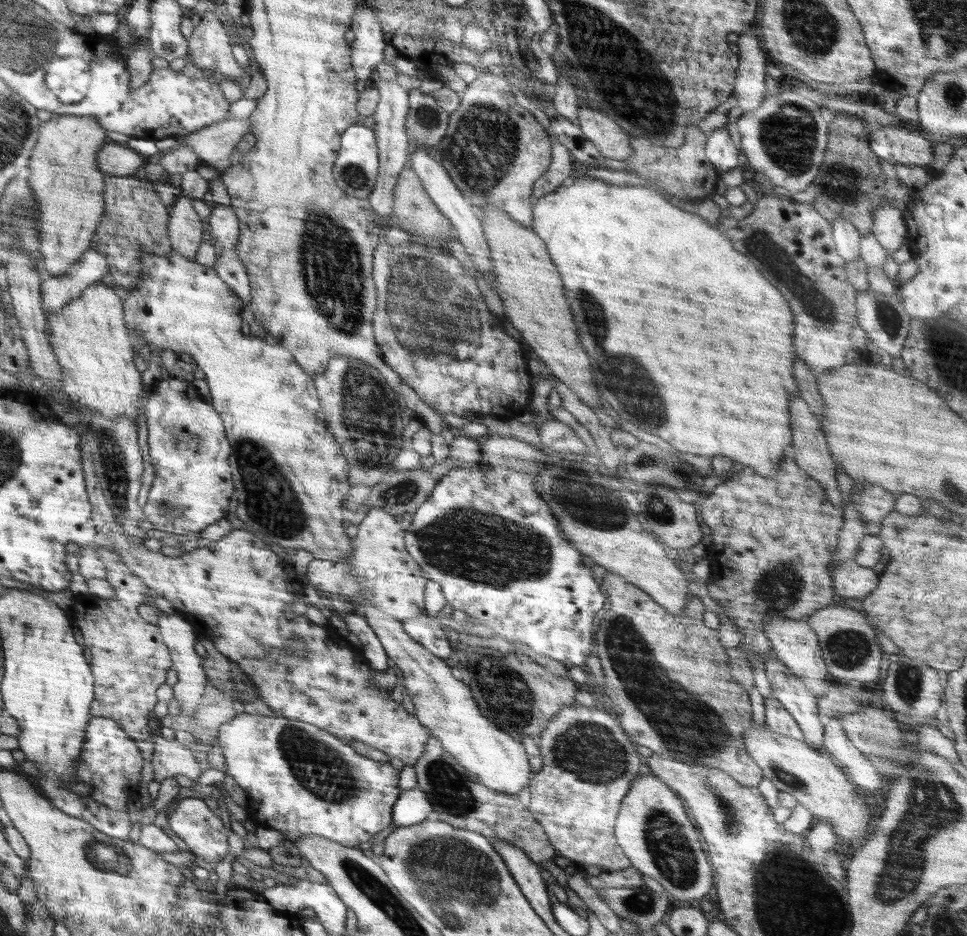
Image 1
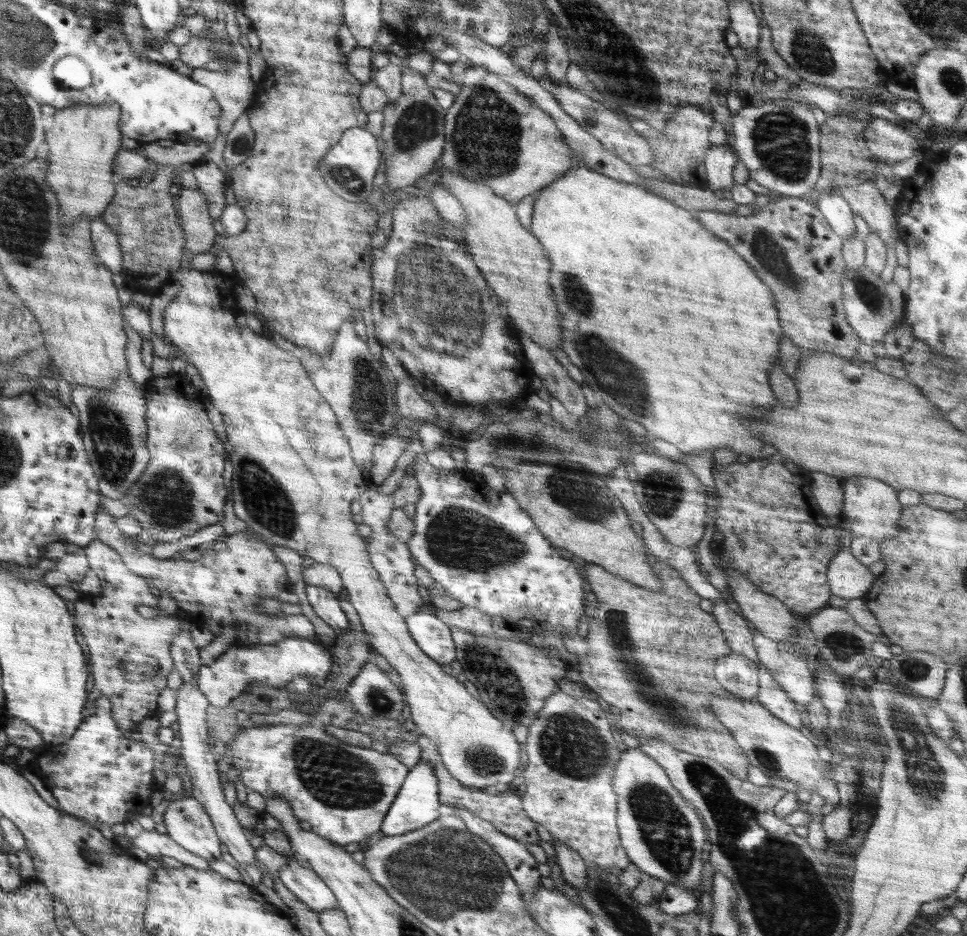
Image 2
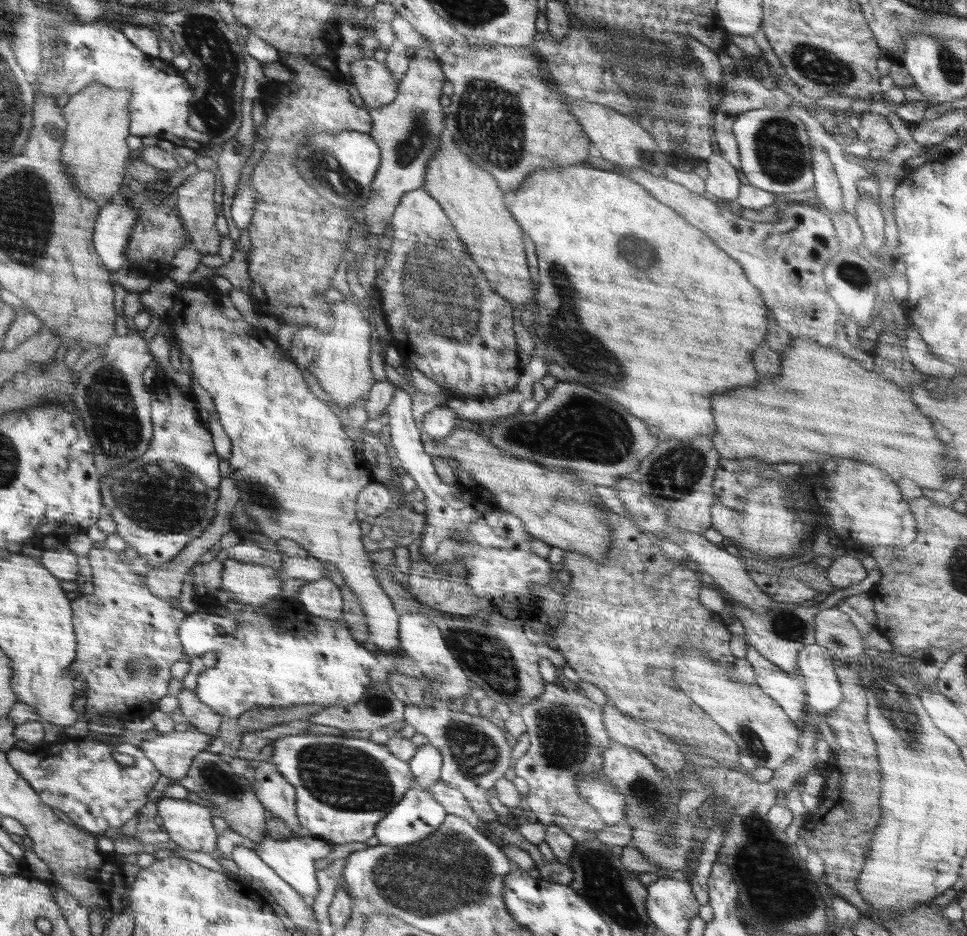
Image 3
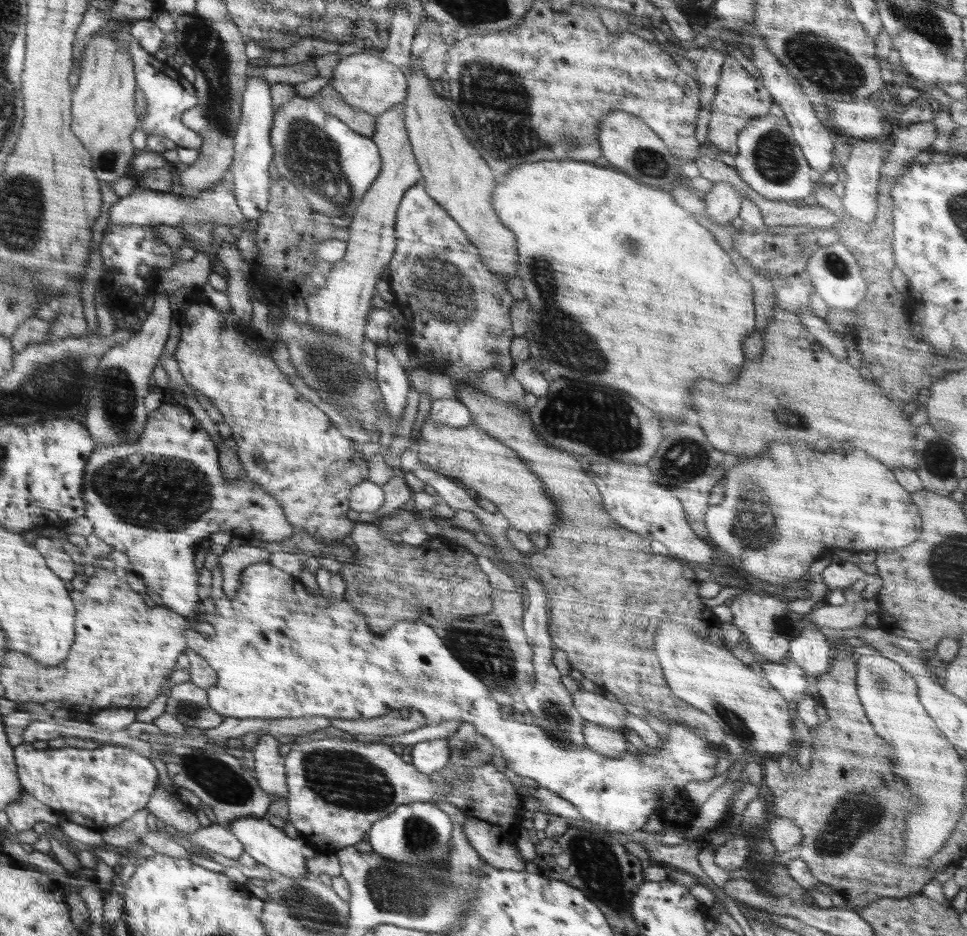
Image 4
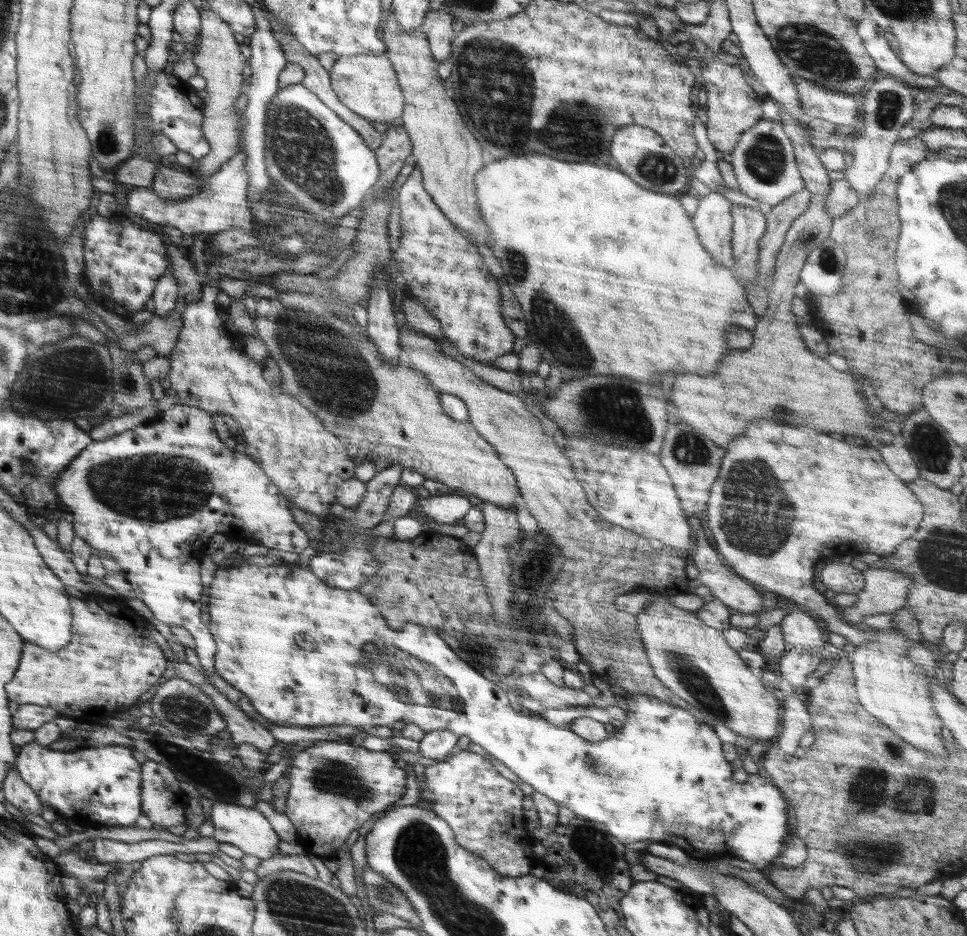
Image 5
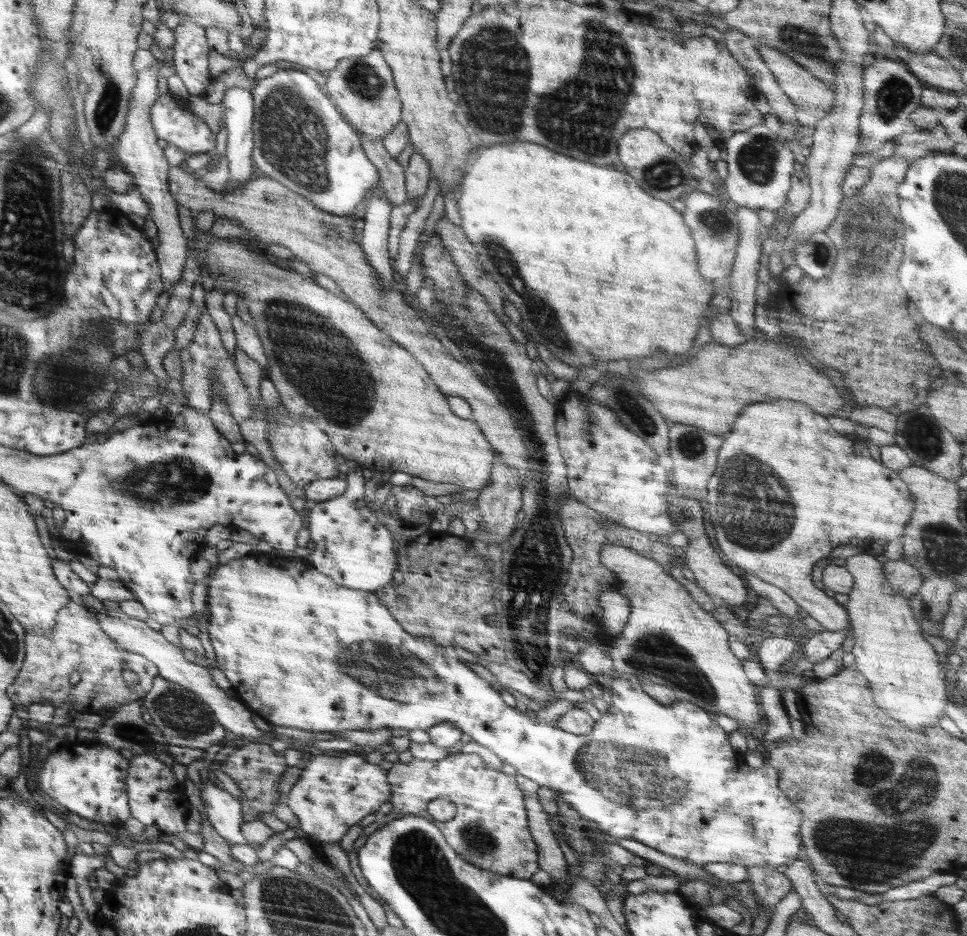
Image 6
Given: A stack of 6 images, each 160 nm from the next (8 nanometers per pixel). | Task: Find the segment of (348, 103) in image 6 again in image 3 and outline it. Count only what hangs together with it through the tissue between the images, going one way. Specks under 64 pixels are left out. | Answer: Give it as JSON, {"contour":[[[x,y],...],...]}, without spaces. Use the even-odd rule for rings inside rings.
{"contour":[[[373,57],[352,62],[349,80],[355,98],[368,110],[387,106],[396,98],[399,82]]]}

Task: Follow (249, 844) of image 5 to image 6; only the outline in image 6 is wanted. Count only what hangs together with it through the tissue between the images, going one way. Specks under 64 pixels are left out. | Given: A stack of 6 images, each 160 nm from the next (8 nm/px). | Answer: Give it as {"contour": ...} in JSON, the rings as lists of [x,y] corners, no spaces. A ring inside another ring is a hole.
{"contour":[[[202,779],[197,782],[205,785],[201,790],[200,798],[204,804],[206,816],[216,832],[232,844],[248,844],[240,832],[240,827],[246,822],[243,820],[239,799],[211,782]]]}

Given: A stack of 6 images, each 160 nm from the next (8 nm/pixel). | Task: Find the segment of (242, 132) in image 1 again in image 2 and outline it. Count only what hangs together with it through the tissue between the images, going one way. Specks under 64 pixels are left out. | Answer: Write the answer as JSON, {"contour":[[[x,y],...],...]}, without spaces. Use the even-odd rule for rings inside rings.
{"contour":[[[192,139],[182,143],[174,143],[170,147],[162,147],[157,143],[141,146],[141,152],[155,166],[185,167],[186,163],[200,163],[200,157],[210,151],[212,145],[202,140]]]}

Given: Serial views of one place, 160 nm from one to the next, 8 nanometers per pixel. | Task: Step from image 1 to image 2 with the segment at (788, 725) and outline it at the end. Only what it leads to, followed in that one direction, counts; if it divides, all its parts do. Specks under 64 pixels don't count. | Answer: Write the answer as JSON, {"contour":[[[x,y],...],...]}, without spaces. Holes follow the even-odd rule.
{"contour":[[[757,664],[759,691],[756,699],[774,716],[797,729],[804,729],[805,714],[792,700],[788,693],[773,679],[771,672],[762,664]]]}

